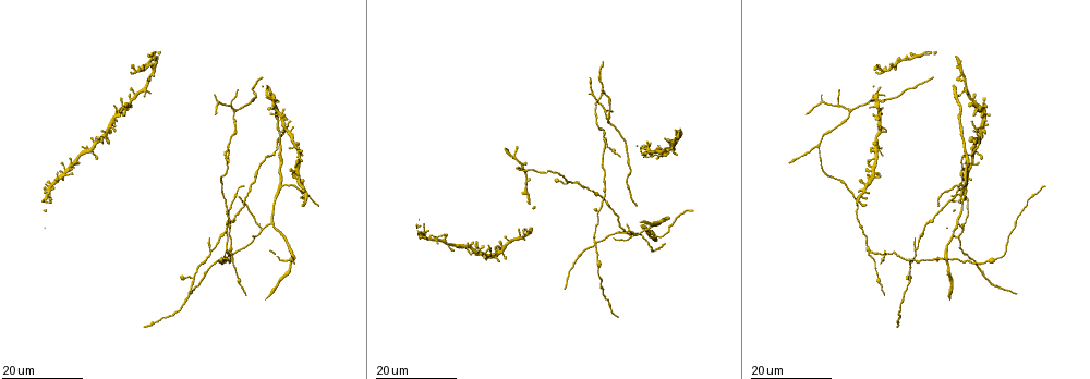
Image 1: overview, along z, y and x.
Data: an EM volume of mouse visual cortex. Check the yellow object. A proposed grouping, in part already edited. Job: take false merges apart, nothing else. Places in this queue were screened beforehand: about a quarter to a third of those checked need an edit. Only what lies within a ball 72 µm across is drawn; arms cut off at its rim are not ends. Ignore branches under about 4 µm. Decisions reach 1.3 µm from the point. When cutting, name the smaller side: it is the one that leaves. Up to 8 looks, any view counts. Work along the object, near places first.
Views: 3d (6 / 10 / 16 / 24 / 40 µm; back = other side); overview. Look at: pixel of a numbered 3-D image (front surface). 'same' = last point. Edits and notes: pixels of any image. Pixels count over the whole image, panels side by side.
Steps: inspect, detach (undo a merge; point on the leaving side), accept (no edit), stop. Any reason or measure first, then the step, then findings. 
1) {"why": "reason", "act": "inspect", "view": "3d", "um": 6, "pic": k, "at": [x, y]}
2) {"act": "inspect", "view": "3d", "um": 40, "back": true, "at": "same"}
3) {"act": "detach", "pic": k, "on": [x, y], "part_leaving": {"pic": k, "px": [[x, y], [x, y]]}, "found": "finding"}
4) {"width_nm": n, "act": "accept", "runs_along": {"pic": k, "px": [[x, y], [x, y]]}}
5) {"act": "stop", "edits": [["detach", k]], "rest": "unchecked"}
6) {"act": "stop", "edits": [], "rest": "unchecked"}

{"why": "three arms meet", "act": "inspect", "view": "3d", "um": 16, "pic": 1, "at": [815, 146]}

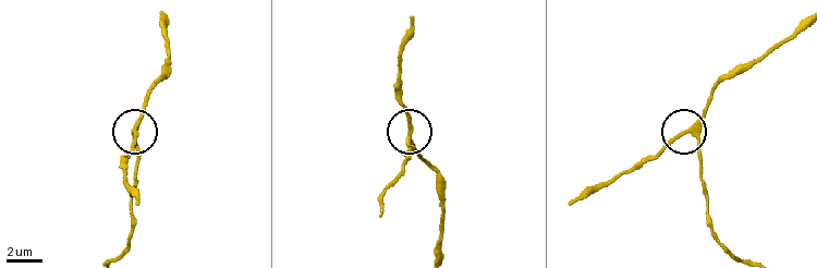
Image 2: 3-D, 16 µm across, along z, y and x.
{"act": "inspect", "view": "3d", "um": 6, "pic": 2, "at": [133, 131]}

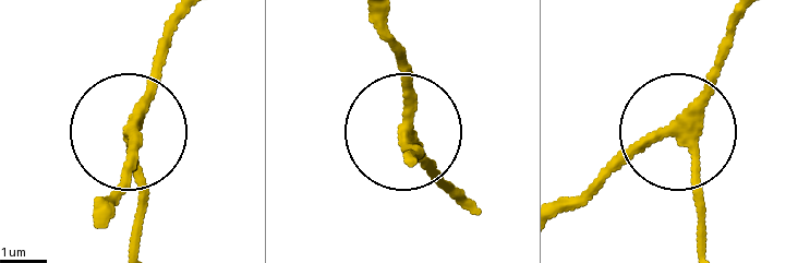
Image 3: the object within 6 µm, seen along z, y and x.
{"act": "inspect", "view": "3d", "um": 6, "back": true, "pic": 3, "at": [132, 130]}

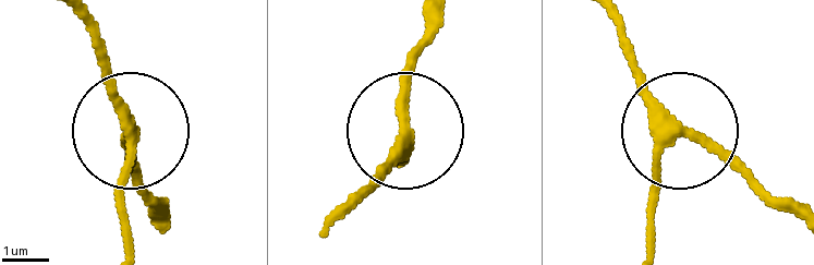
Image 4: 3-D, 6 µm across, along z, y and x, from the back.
{"act": "accept", "runs_along": {"pic": 4, "px": [[130, 242], [118, 183], [130, 129], [142, 203]]}, "found": "all the same neuron"}

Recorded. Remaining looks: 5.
{"why": "small branch off a trunk", "act": "inspect", "view": "3d", "um": 16, "pic": 1, "at": [229, 252]}

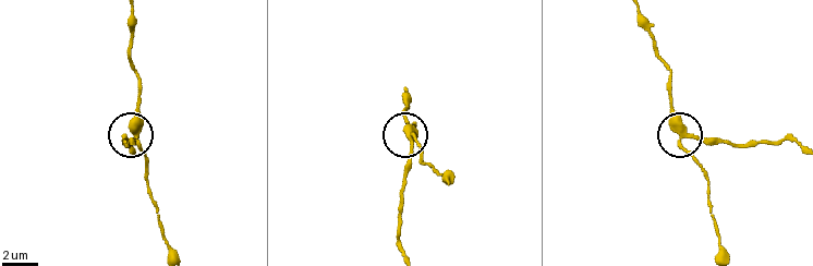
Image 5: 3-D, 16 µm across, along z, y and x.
{"act": "inspect", "view": "3d", "um": 10, "pic": 5, "at": [684, 138]}

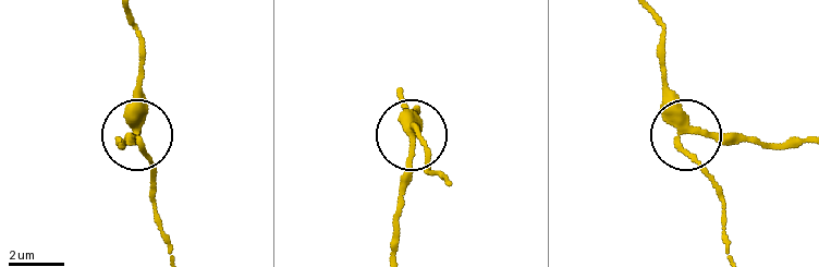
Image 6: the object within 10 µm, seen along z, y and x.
{"side_arm_um": 21, "act": "accept", "runs_along": {"pic": 6, "px": [[399, 94], [431, 171]]}, "found": "continuous, no second neuron"}

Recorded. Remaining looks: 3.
{"why": "arms part here", "act": "inspect", "view": "3d", "um": 16, "pic": 1, "at": [650, 244]}

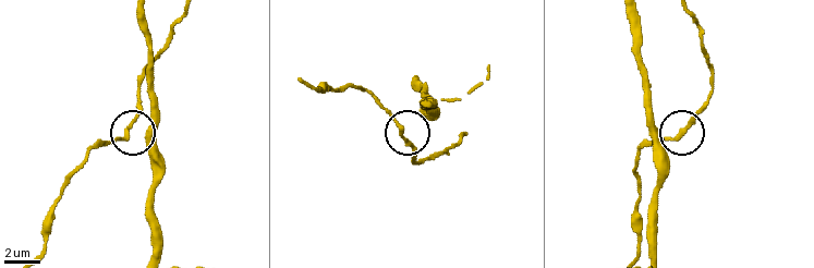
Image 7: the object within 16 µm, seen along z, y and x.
{"act": "inspect", "view": "3d", "um": 10, "pic": 7, "at": [675, 138]}

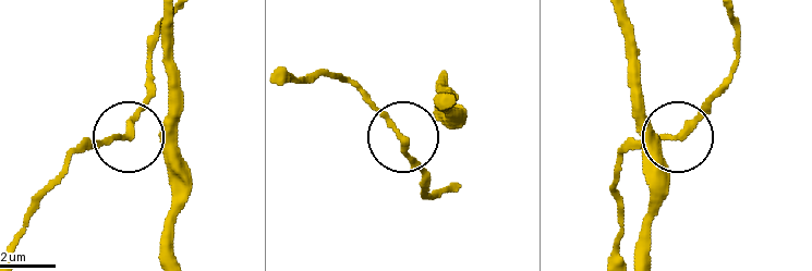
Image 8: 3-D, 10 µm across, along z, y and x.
{"act": "accept", "runs_along": {"pic": 8, "px": [[641, 255], [657, 150], [723, 89]]}, "found": "all the same neuron"}

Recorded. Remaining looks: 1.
{"act": "stop", "edits": [], "rest": "unchecked"}

